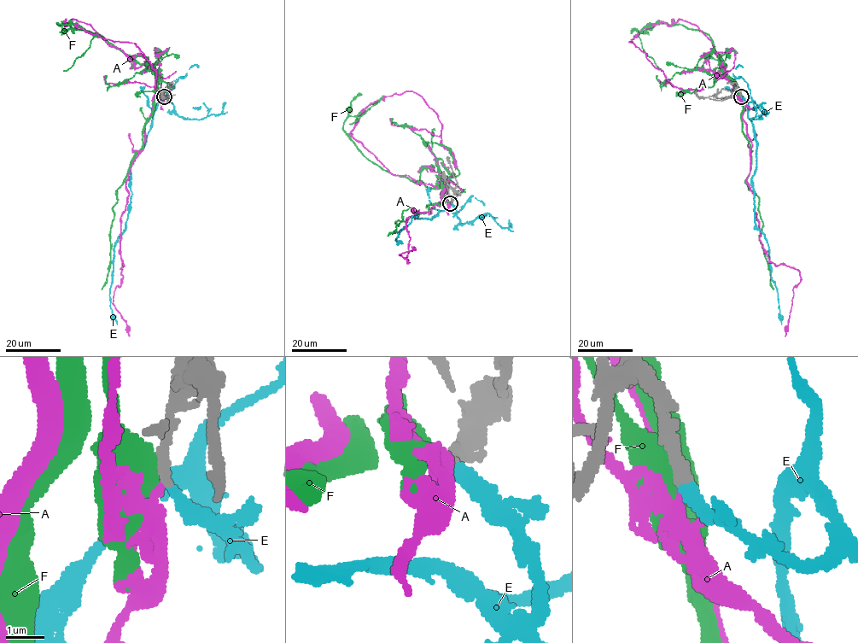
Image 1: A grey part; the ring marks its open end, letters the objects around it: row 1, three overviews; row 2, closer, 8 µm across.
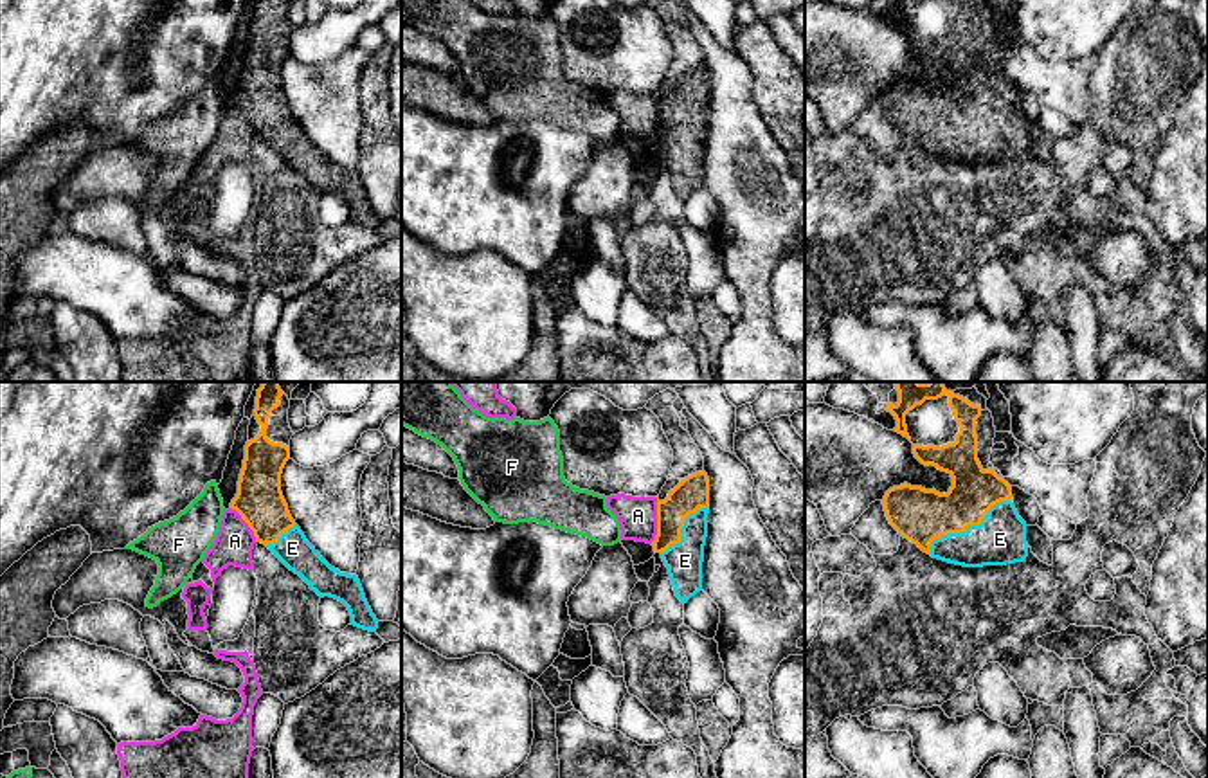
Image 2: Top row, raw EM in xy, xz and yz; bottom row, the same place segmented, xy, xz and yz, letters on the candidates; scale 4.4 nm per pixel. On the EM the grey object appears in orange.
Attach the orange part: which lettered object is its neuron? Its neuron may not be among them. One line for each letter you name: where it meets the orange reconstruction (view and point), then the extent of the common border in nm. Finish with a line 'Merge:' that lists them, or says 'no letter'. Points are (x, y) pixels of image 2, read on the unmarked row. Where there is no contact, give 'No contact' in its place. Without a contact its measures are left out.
E: Touches orange at yz (967, 123). Shared border 440 nm
Merge: E

